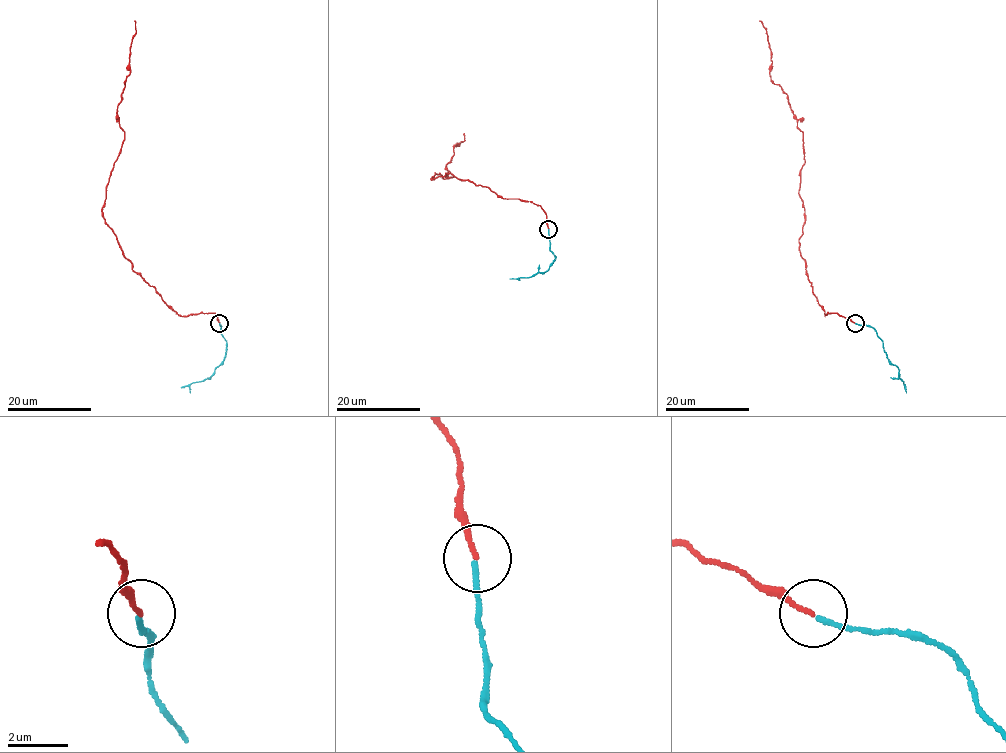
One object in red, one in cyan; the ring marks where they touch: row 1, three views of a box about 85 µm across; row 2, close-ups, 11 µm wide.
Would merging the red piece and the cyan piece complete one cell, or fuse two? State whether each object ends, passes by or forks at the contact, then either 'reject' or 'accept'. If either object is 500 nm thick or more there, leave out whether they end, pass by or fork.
red ends | cyan ends | accept

